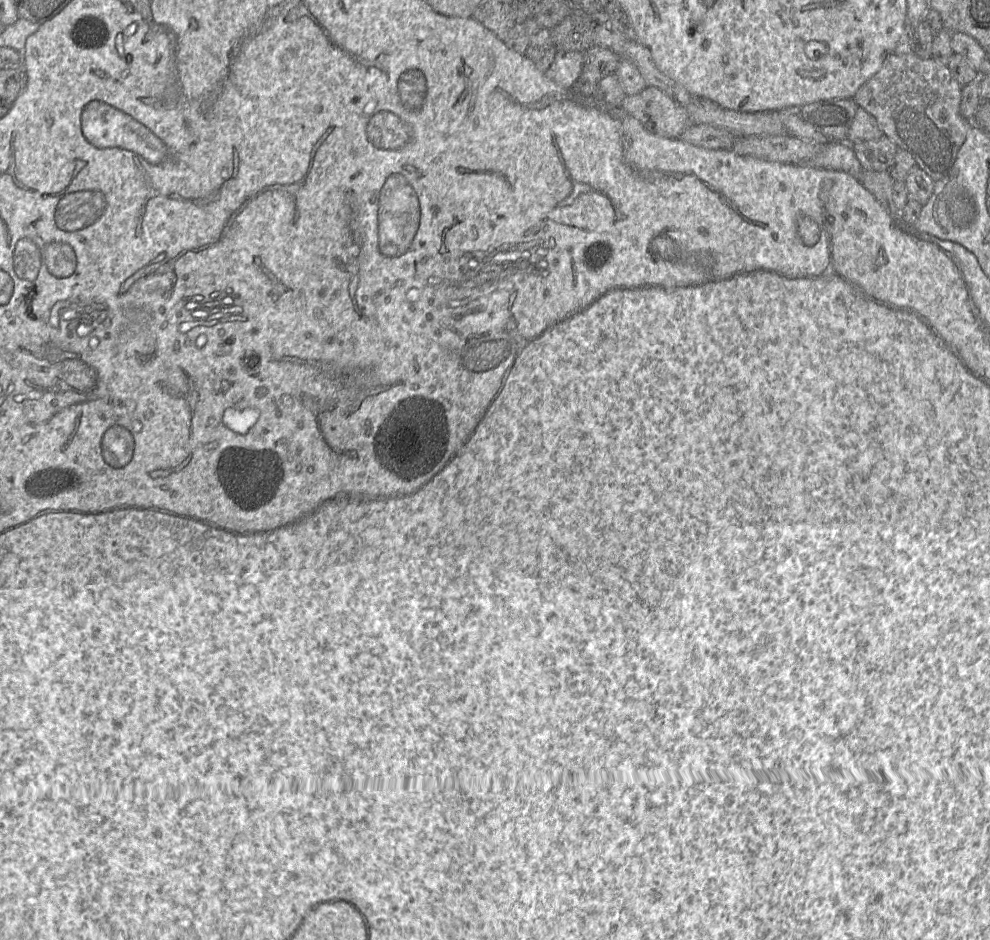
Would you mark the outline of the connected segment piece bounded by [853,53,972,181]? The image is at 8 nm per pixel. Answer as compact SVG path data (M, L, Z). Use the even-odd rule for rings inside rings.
M891 53L881 69L858 89L853 100L877 120L884 135L913 156L916 166L933 181L939 181L949 175L972 127L972 122L960 113L962 88L947 66L932 58Z

